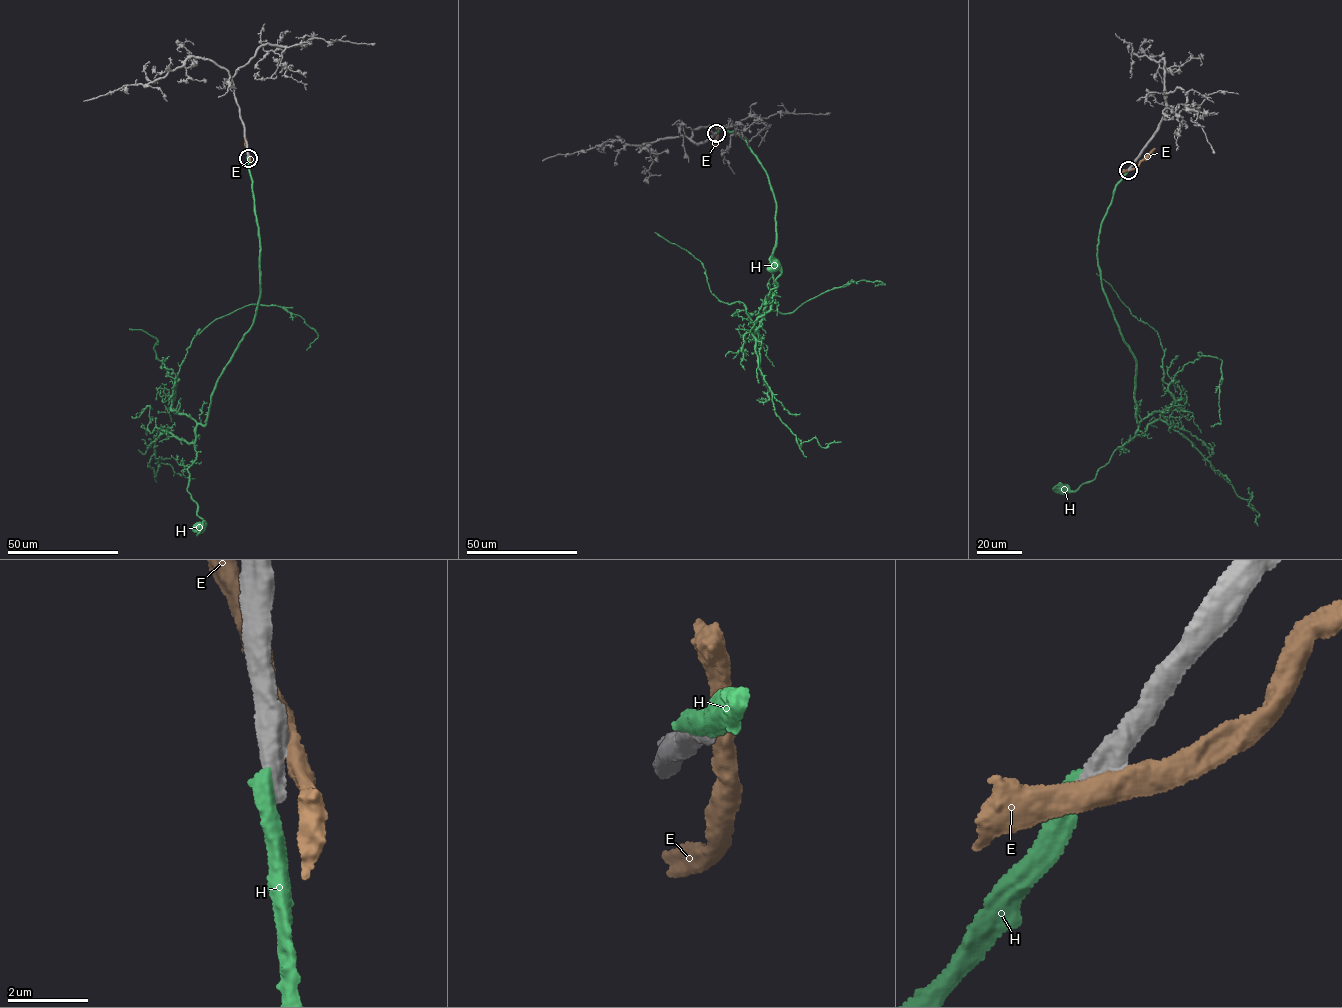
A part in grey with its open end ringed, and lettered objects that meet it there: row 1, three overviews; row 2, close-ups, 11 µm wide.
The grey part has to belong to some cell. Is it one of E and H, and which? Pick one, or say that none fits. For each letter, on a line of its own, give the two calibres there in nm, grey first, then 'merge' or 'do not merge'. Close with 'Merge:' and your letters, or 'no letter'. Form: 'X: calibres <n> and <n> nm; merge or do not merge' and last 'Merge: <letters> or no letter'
E: calibres 700 and 500 nm; do not merge
H: calibres 600 and 500 nm; do not merge
Merge: no letter

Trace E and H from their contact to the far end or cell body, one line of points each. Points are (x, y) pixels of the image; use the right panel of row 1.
E: (1130, 169), (1136, 168), (1155, 148)
H: (1128, 170), (1102, 223), (1097, 265), (1135, 361), (1141, 421), (1092, 480), (1063, 489)

